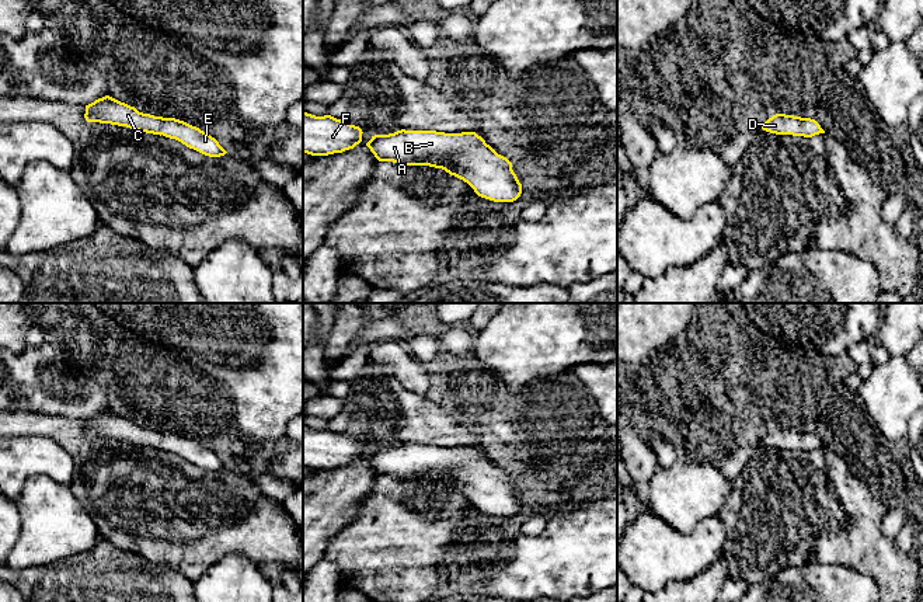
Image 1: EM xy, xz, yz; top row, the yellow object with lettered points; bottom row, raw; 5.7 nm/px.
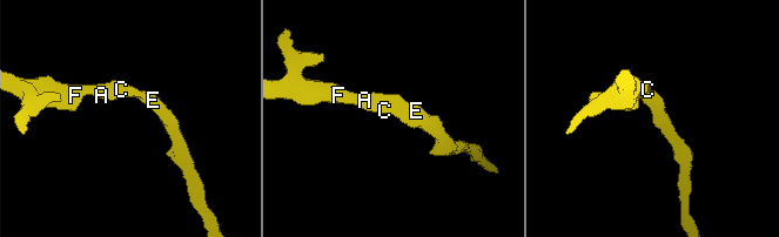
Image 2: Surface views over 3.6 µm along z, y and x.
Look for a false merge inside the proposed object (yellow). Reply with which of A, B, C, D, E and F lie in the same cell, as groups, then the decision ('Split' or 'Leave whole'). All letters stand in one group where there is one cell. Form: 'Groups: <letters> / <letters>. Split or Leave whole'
Groups: A B C D E F. Leave whole

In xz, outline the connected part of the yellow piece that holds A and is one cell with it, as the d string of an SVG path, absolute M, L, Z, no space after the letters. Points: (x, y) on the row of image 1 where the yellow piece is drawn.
M397 131L375 135L366 143L379 161L442 168L494 202L513 202L522 184L512 163L476 132Z

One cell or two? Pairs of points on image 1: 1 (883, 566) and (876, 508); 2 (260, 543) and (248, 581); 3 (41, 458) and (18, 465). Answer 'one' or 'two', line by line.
1: one
2: two
3: one

